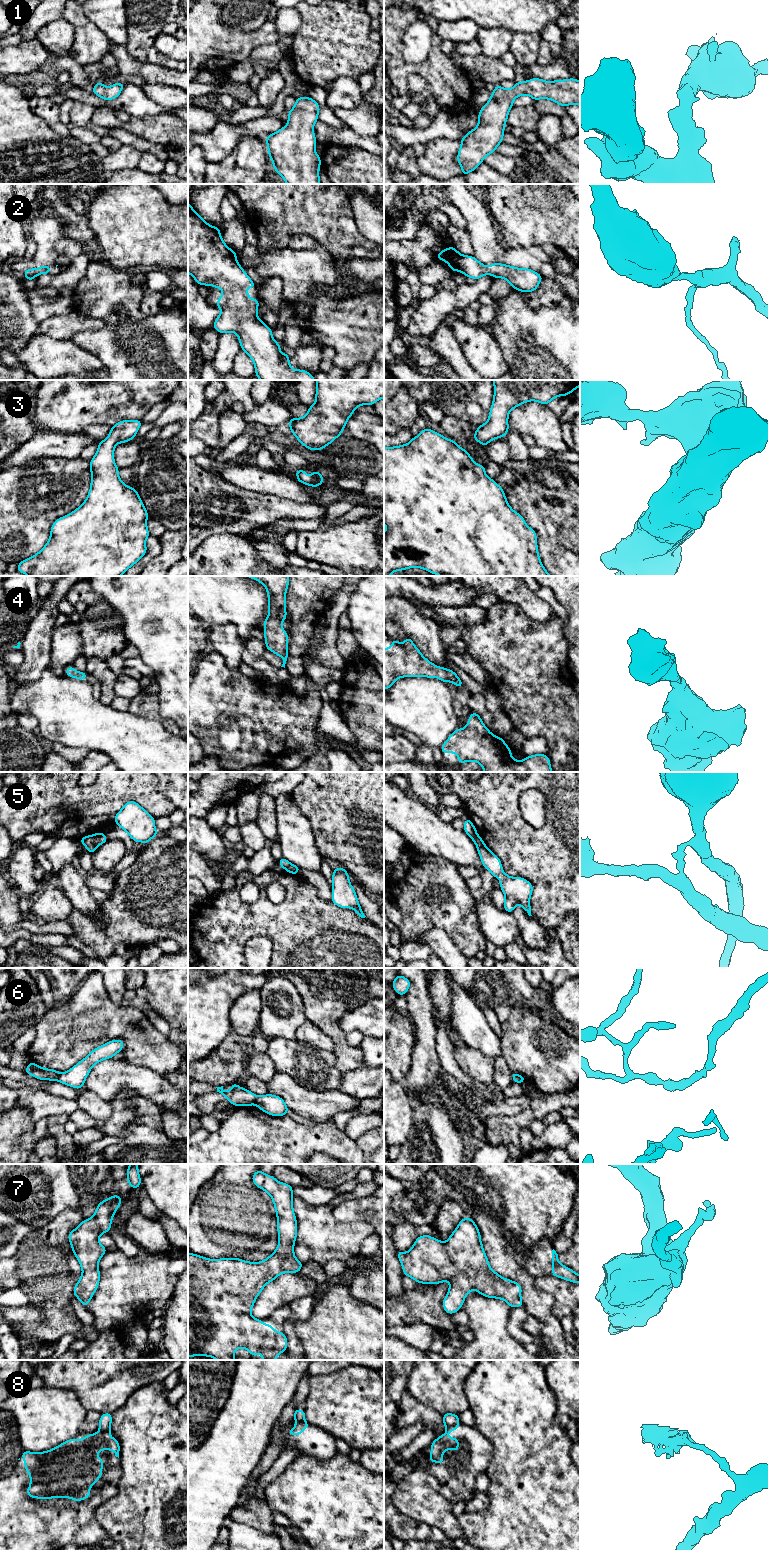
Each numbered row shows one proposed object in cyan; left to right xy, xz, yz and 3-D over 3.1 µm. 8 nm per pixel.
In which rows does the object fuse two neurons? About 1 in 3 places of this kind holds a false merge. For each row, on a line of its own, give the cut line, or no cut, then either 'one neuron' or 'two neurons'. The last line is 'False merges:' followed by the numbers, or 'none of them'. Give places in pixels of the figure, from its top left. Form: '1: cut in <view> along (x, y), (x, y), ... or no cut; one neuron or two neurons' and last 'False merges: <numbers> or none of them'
1: no cut; one neuron
2: no cut; one neuron
3: no cut; one neuron
4: no cut; one neuron
5: cut in xz along (290, 864), (290, 870), (296, 874); two neurons
6: cut in xz along (257, 1096), (254, 1103); two neurons
7: no cut; one neuron
8: cut in yz along (458, 1423), (452, 1424), (447, 1429); two neurons
False merges: 5, 6, 8

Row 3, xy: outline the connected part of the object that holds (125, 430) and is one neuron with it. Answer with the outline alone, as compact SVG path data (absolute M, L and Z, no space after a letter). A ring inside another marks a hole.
M122 420L112 426L108 437L98 443L97 452L89 462L92 479L86 500L73 512L54 521L46 545L34 556L19 562L18 572L27 576L121 576L146 554L145 542L150 536L147 528L149 514L137 489L122 482L114 462L115 446L131 441L142 423L141 420Z

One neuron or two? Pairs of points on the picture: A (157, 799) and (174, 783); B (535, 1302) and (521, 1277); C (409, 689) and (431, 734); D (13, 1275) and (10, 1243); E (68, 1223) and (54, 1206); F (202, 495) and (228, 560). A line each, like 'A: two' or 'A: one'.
A: two
B: one
C: one
D: two
E: two
F: two

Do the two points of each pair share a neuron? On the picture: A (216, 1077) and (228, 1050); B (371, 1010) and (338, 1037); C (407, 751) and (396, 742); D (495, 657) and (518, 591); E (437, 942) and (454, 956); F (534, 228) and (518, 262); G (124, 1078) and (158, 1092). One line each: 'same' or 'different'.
A: same
B: different
C: same
D: different
E: same
F: different
G: same

